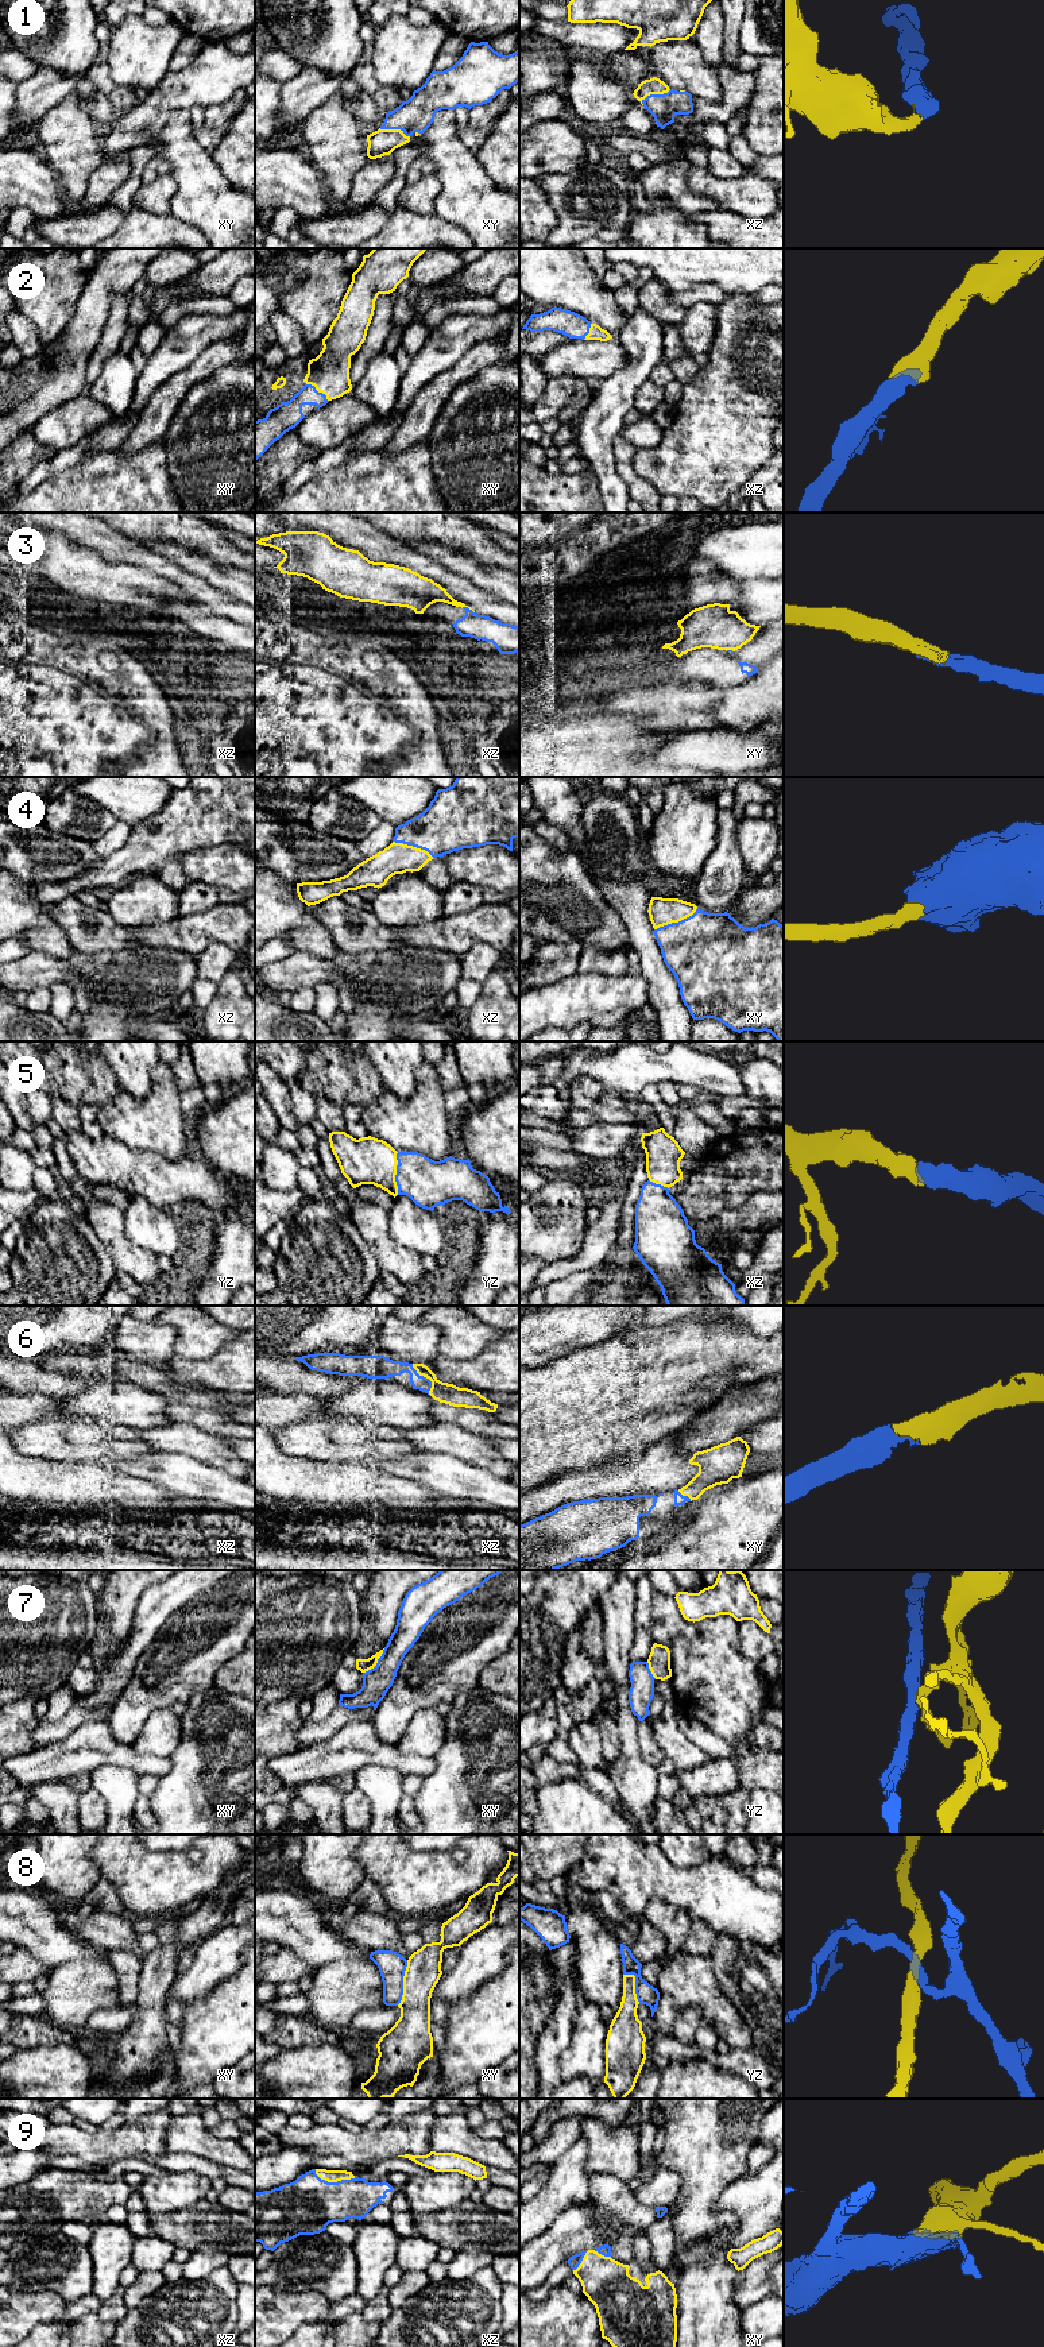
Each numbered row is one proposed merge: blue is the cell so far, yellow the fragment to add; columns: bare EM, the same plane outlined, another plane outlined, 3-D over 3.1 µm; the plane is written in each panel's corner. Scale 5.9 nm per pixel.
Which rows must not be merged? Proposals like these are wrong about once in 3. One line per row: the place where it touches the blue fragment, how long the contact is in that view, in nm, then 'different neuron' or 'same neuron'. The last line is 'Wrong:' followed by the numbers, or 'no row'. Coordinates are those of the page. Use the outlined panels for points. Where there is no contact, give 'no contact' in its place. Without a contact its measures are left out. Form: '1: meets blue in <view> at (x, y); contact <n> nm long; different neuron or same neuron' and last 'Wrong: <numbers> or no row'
1: meets blue in xz at (654, 95); contact 190 nm long; same neuron
2: meets blue in xy at (317, 391); contact 170 nm long; same neuron
3: meets blue in xz at (467, 607); contact 90 nm long; different neuron
4: meets blue in xy at (676, 923); contact 300 nm long; same neuron
5: meets blue in yz at (397, 1174); contact 260 nm long; same neuron
6: meets blue in xz at (425, 1377); contact 220 nm long; same neuron
7: meets blue in xy at (376, 1663); contact 200 nm long; different neuron
8: meets blue in xy at (402, 1983); contact 280 nm long; different neuron
9: meets blue in xz at (333, 2183); contact 260 nm long; same neuron
Wrong: 3, 7, 8

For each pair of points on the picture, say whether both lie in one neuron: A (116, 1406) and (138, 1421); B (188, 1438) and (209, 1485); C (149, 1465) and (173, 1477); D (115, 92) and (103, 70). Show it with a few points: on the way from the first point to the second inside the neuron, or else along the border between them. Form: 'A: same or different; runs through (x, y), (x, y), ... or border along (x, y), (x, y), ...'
A: same; runs through (122, 1406), (132, 1415)
B: different; border along (166, 1452), (186, 1454), (227, 1472)
C: same; runs through (154, 1468), (163, 1468), (167, 1472)
D: same; runs through (109, 87), (103, 80), (103, 76)

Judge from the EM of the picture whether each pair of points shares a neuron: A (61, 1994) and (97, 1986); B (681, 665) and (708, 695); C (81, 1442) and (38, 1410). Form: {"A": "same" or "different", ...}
{"A": "same", "B": "different", "C": "different"}

